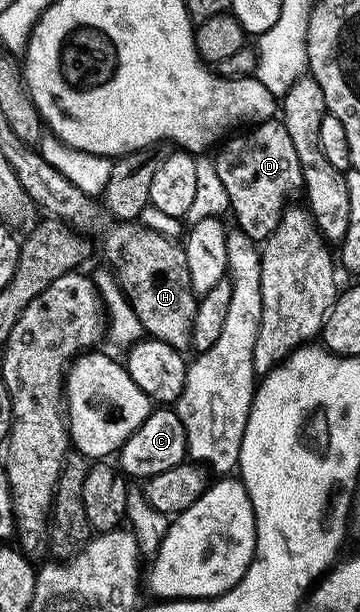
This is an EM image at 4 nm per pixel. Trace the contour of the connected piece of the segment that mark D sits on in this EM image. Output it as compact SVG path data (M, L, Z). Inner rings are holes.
M273 119L229 136L219 149L216 177L236 212L235 226L252 241L263 243L278 227L290 204L288 192L304 180L294 142L286 132L283 120Z

